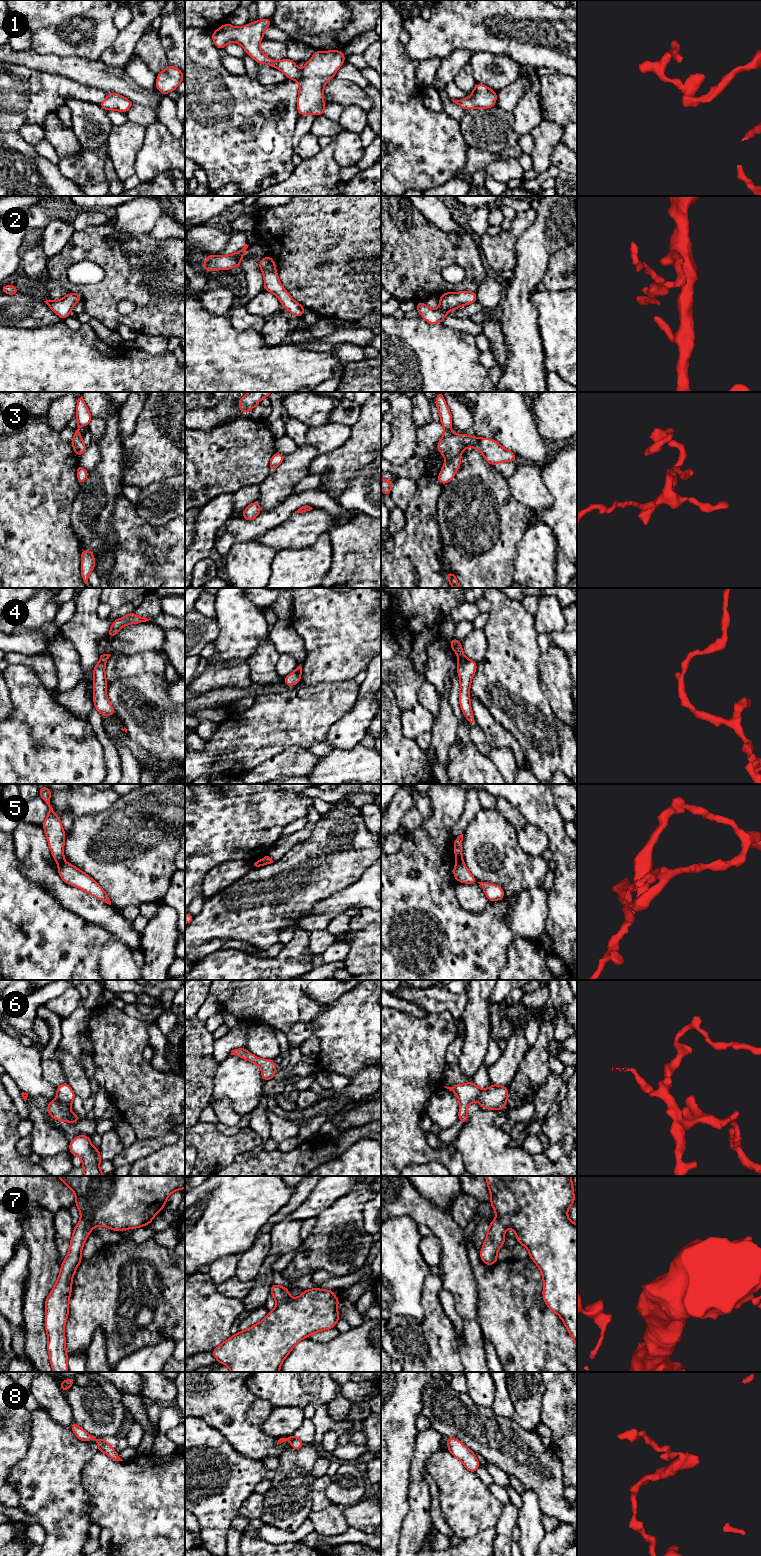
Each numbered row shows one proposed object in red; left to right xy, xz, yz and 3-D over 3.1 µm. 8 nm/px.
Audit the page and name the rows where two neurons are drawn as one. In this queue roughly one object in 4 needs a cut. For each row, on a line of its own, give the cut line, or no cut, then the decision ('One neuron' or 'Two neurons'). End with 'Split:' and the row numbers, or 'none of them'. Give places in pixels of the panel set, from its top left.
1: No split. One neuron
2: No split. One neuron
3: No split. One neuron
4: Split along yz (467, 659), (458, 665). Two neurons
5: Split along yz (456, 859), (462, 861). Two neurons
6: No split. One neuron
7: No split. One neuron
8: Split along xz (296, 1436), (291, 1440). Two neurons
Split: 4, 5, 8

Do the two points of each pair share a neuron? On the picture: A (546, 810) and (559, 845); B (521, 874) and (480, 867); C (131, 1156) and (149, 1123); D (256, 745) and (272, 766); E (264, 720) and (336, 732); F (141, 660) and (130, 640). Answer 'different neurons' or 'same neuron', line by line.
A: same neuron
B: same neuron
C: different neurons
D: different neurons
E: different neurons
F: different neurons

